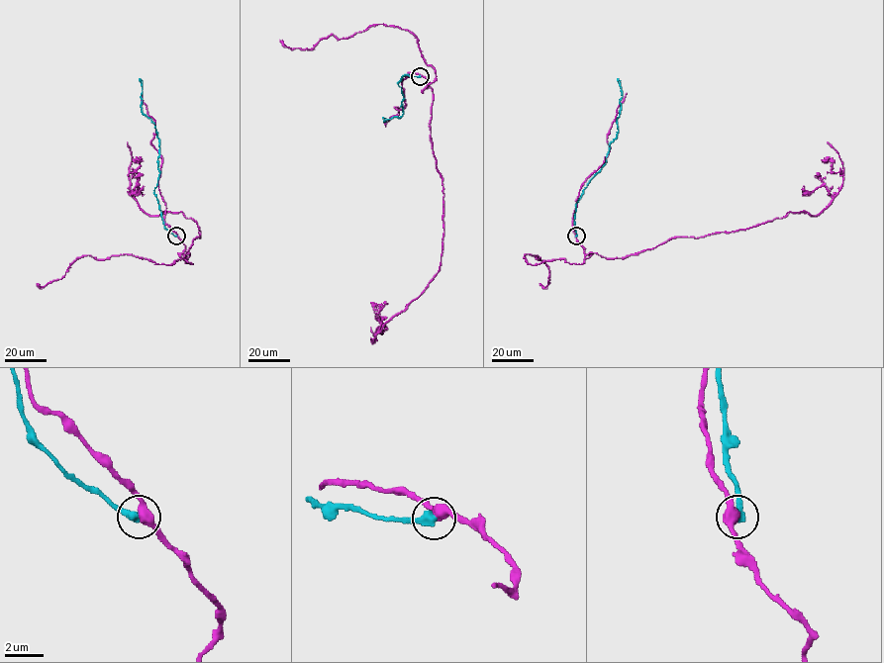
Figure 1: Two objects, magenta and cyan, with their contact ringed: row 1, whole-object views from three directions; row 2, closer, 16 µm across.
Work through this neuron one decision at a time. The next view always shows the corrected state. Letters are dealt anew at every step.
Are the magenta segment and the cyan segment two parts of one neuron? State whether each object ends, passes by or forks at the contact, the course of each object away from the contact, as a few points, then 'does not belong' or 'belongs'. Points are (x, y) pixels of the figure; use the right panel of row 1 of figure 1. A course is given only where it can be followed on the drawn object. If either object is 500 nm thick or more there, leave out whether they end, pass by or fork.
magenta passes by; cyan ends; course magenta (576, 236), (585, 257), (592, 252), (614, 259), (789, 213), (816, 216), (842, 184), (831, 160); course cyan (576, 236), (576, 204), (589, 181), (605, 162), (609, 144), (617, 137), (616, 119), (622, 96), (617, 78); does not belong

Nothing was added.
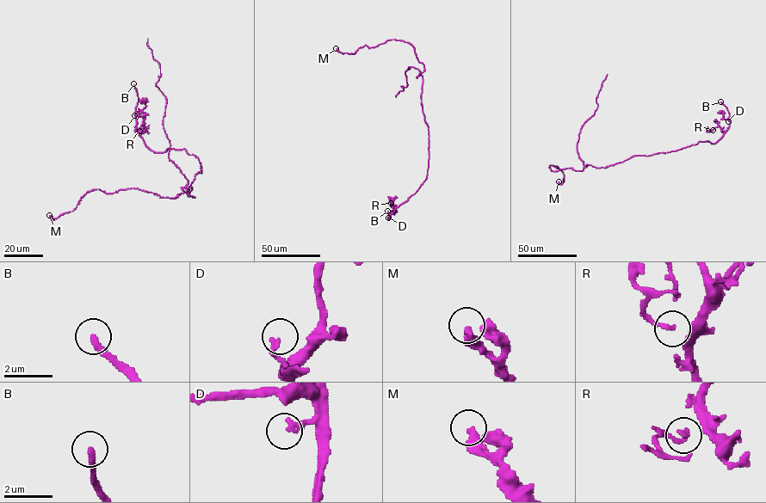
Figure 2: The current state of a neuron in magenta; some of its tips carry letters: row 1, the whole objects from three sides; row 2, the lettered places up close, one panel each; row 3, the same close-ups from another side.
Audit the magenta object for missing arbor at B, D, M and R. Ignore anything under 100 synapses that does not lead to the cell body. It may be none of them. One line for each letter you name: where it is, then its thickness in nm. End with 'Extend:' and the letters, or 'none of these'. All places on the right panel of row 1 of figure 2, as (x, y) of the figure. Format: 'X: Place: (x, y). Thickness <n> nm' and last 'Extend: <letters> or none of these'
B: Place: (720, 101). Thickness 240 nm
Extend: B

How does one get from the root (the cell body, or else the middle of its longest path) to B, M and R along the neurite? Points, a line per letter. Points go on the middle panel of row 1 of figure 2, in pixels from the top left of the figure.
B: (422, 103), (429, 135), (426, 179), (413, 194), (395, 209), (388, 220), (387, 211)
M: (422, 103), (423, 76), (417, 76), (424, 65), (409, 43), (389, 39), (354, 53), (336, 48)
R: (422, 103), (429, 135), (426, 179), (392, 213), (392, 200), (390, 199), (391, 203)

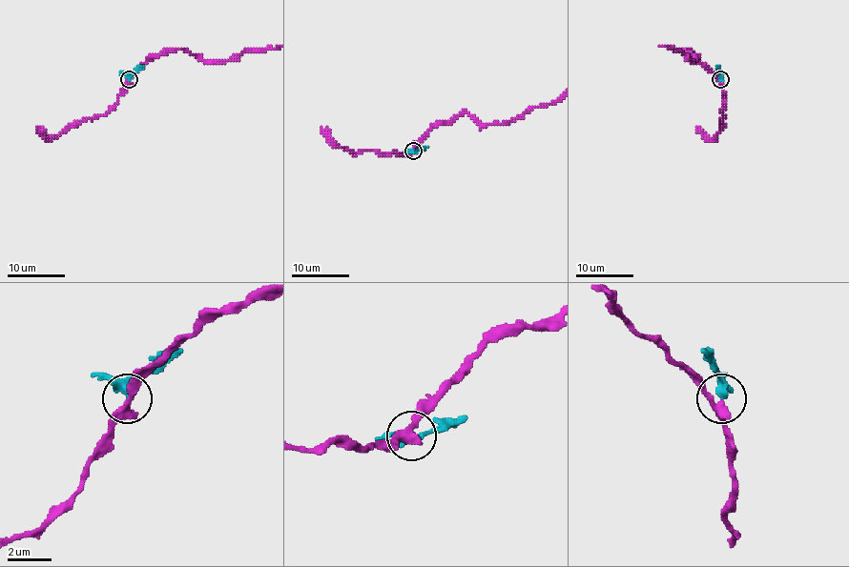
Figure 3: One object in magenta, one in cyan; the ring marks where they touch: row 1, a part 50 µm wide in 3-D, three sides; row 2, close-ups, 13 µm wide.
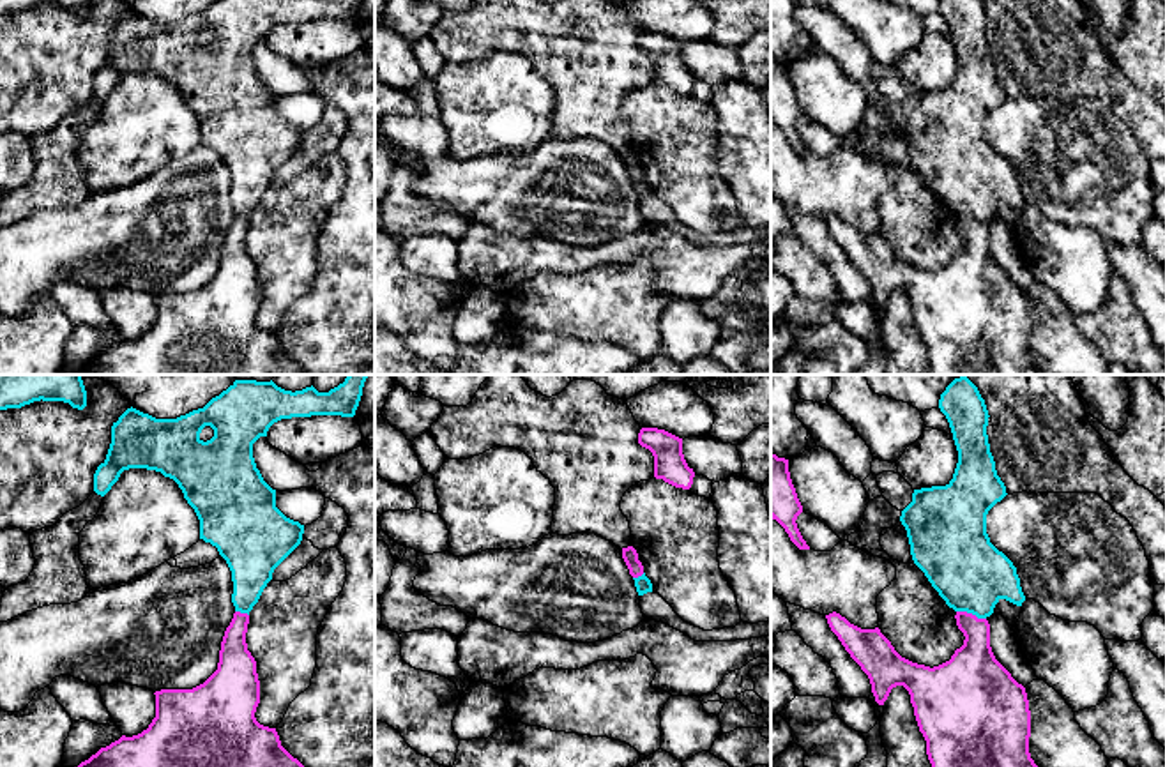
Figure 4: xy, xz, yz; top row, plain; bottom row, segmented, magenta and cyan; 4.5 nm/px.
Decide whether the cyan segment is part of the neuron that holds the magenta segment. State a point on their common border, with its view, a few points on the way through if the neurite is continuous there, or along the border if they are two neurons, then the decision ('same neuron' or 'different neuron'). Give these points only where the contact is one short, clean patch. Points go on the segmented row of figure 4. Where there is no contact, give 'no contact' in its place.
contact yz (971, 614); border yz (957, 610), (985, 619); different neuron

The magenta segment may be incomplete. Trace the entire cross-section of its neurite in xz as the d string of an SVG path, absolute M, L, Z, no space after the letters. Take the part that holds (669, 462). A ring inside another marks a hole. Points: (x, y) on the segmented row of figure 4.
M642 428L638 444L654 456L654 477L665 482L689 490L695 472L688 467L682 454L682 438L658 428Z

